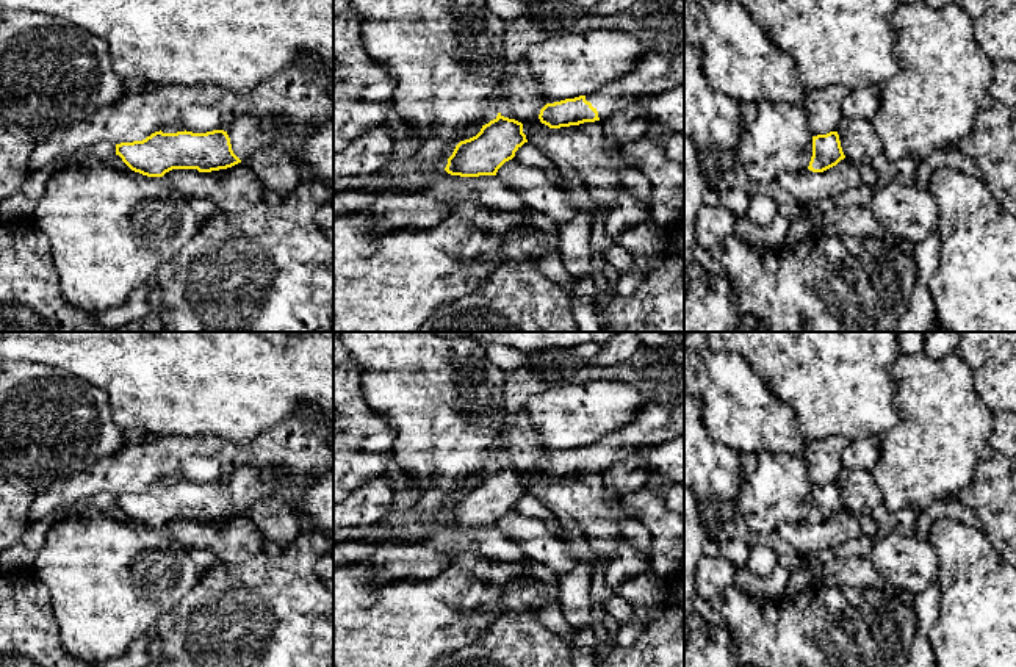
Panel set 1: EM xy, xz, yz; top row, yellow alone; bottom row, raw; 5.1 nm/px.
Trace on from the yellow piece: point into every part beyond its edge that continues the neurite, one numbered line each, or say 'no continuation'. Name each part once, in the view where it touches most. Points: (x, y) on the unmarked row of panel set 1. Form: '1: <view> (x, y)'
1: xz (659, 420)

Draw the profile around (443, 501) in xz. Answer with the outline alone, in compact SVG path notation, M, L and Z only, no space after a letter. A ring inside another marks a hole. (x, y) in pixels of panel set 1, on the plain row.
M333 332L333 368L355 362L363 373L363 391L369 409L396 434L393 460L426 495L418 510L443 521L457 493L456 487L471 474L485 476L498 467L498 440L507 432L504 409L506 374L477 340L445 338L434 332Z

